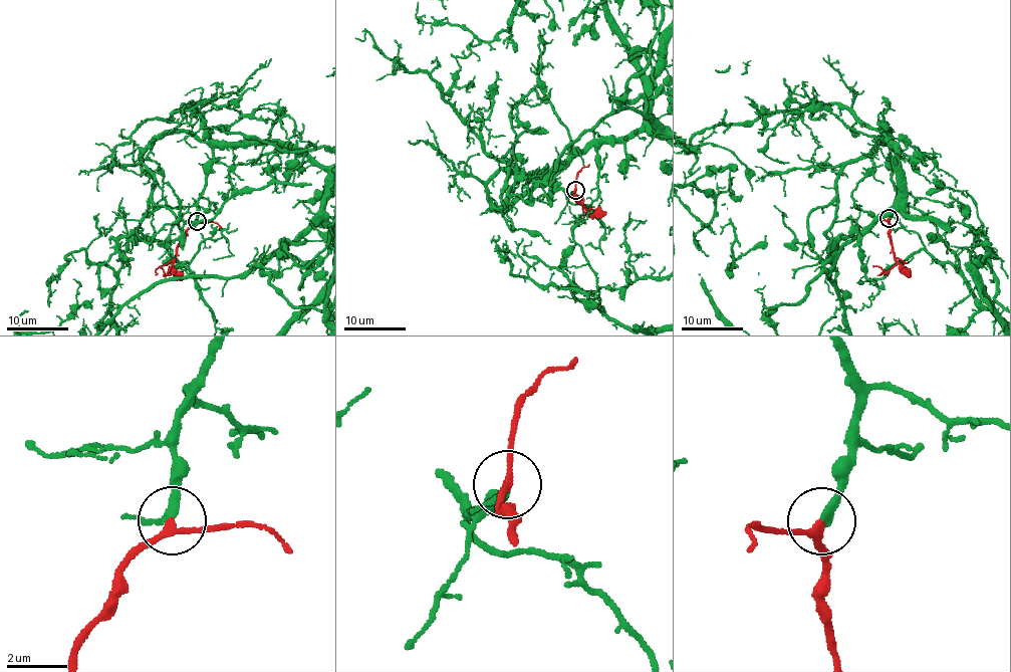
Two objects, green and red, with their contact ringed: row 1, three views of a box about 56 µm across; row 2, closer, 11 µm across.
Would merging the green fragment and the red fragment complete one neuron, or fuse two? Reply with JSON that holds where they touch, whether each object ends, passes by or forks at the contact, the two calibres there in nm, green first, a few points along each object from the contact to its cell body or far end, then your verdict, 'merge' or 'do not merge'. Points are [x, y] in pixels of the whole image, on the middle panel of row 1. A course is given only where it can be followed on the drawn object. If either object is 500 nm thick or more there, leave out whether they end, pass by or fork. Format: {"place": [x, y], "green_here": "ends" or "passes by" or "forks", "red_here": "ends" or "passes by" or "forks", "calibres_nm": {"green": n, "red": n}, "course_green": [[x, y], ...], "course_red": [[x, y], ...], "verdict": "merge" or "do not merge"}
{"place": [575, 190], "green_here": "passes by", "red_here": "passes by", "calibres_nm": {"green": 220, "red": 200}, "course_red": [[574, 190], [576, 201], [584, 208], [566, 195]], "verdict": "merge"}

